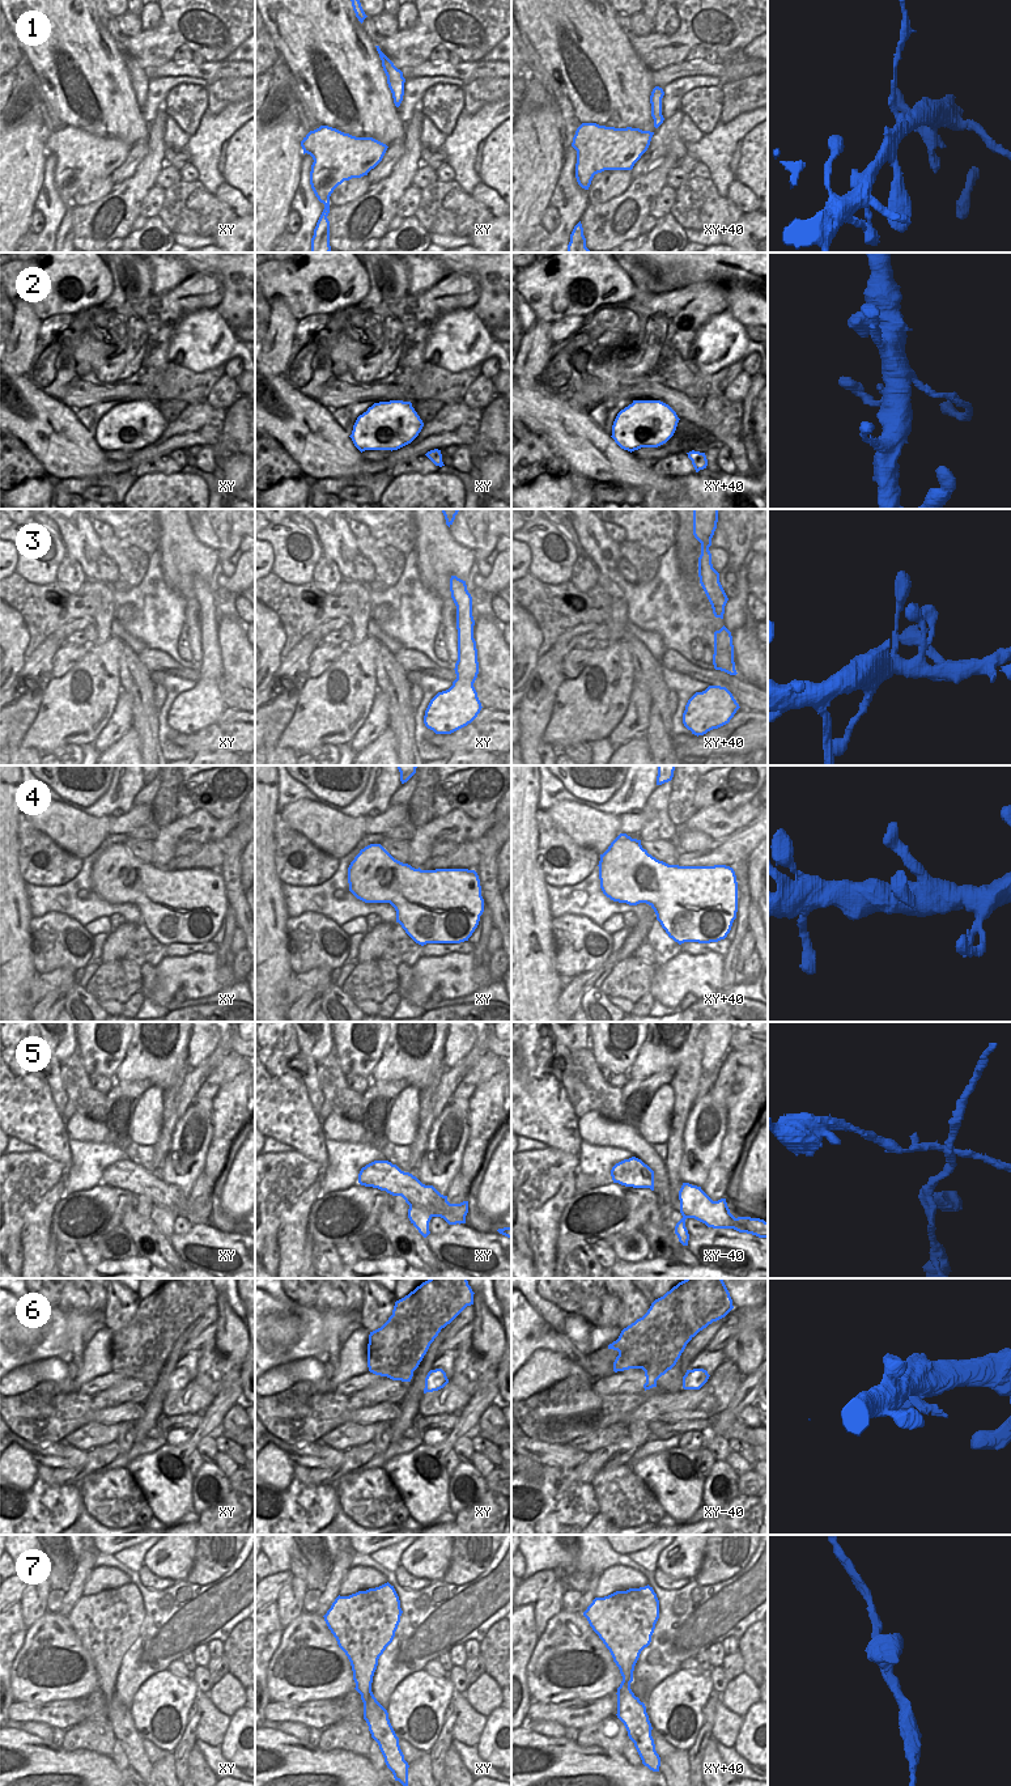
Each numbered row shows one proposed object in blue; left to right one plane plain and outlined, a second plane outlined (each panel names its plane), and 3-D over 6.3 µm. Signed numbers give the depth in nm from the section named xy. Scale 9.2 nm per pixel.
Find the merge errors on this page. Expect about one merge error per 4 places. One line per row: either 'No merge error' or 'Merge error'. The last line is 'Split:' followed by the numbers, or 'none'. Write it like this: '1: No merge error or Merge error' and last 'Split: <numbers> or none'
1: No merge error
2: Merge error
3: No merge error
4: No merge error
5: No merge error
6: No merge error
7: No merge error
Split: 2.

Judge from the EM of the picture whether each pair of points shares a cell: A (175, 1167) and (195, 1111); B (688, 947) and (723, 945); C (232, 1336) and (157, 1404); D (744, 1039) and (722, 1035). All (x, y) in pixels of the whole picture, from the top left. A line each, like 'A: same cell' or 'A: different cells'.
A: same cell
B: same cell
C: different cells
D: different cells

